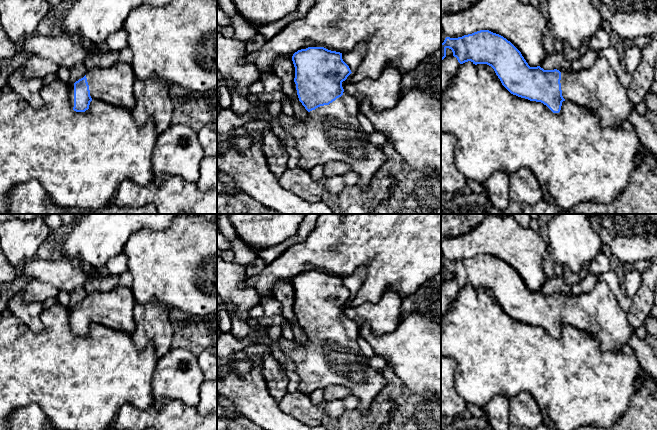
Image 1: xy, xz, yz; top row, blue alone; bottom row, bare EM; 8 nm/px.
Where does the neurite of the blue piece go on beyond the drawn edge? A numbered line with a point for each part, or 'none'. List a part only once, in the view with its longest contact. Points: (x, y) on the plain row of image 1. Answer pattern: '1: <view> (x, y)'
1: xz (331, 357)

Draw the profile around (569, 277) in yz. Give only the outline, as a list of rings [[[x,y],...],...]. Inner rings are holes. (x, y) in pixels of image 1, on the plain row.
[[[564,266],[562,278],[565,283],[571,286],[581,278],[581,275],[574,274],[568,266]]]

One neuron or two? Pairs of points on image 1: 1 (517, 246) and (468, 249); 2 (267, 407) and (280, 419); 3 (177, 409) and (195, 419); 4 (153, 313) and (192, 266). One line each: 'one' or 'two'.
1: one
2: one
3: one
4: two

